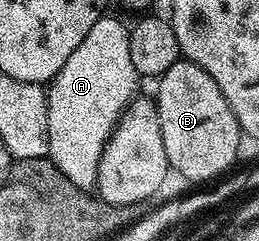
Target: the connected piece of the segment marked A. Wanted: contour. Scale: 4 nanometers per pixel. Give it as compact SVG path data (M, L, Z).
M103 16L91 24L91 32L83 36L67 64L59 68L51 83L51 104L46 108L49 161L71 180L71 184L88 191L96 187L97 169L106 140L113 135L121 113L138 93L139 76L135 64L131 64L130 27L109 17Z

